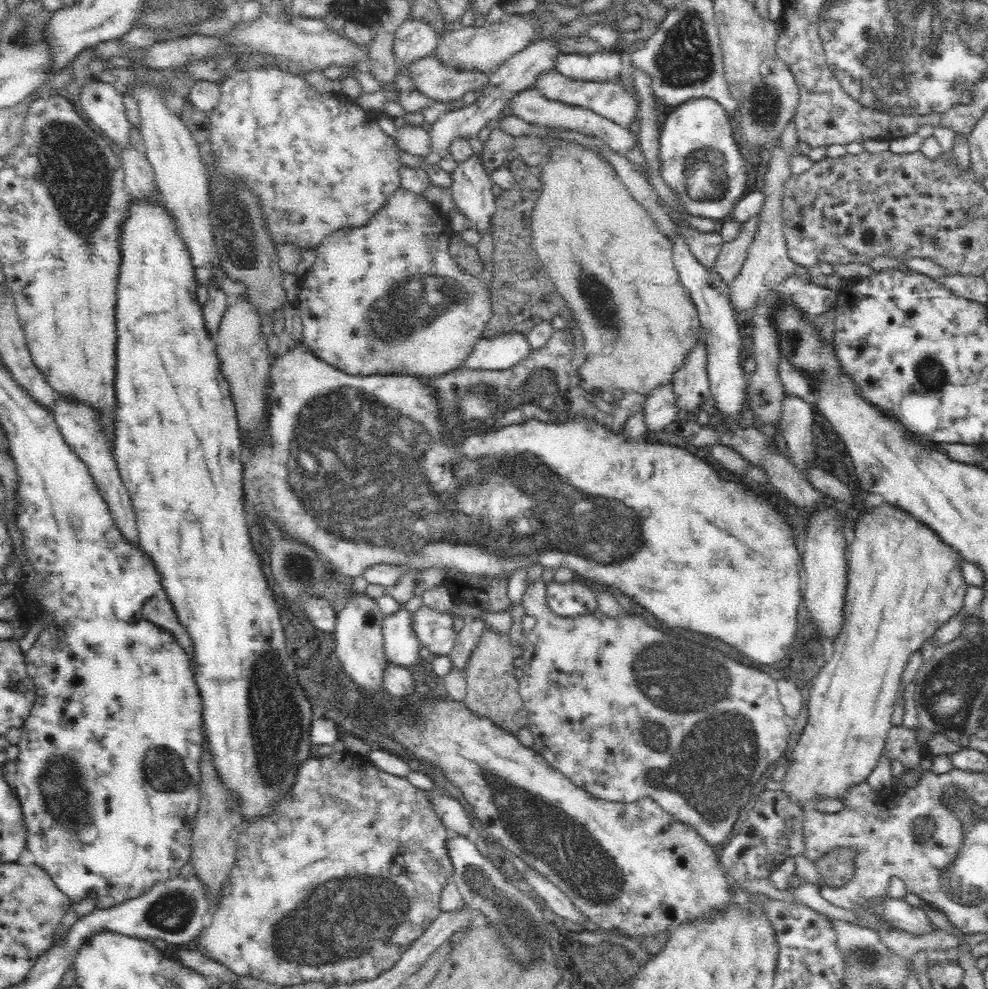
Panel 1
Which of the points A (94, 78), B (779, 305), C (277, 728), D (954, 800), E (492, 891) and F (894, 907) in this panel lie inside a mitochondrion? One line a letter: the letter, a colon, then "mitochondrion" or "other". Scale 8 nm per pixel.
A: other
B: other
C: mitochondrion
D: mitochondrion
E: mitochondrion
F: other

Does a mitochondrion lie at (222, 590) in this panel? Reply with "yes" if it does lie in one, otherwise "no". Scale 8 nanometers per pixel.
no

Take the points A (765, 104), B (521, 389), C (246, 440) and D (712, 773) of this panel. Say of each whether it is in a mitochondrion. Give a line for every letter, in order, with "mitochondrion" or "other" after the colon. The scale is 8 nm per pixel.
A: mitochondrion
B: mitochondrion
C: other
D: mitochondrion

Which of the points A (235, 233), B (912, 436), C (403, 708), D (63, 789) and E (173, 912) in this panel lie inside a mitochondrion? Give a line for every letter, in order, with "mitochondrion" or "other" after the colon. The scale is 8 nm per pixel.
A: mitochondrion
B: other
C: other
D: mitochondrion
E: mitochondrion

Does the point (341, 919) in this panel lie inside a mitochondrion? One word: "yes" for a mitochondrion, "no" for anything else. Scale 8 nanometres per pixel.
yes

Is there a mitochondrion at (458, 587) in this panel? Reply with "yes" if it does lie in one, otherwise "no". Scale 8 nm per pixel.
no

